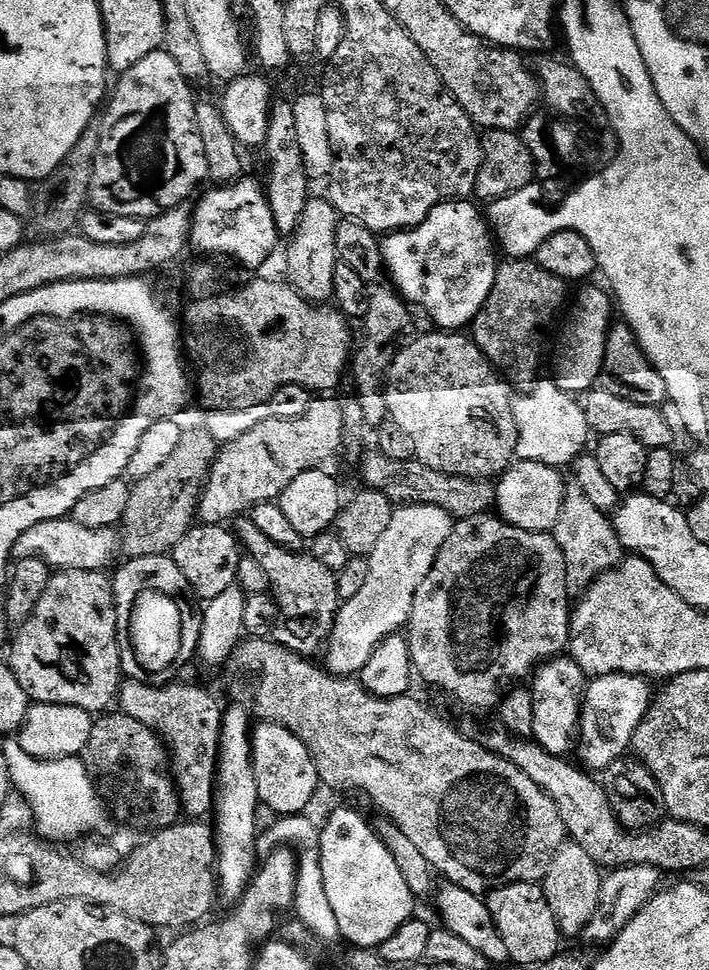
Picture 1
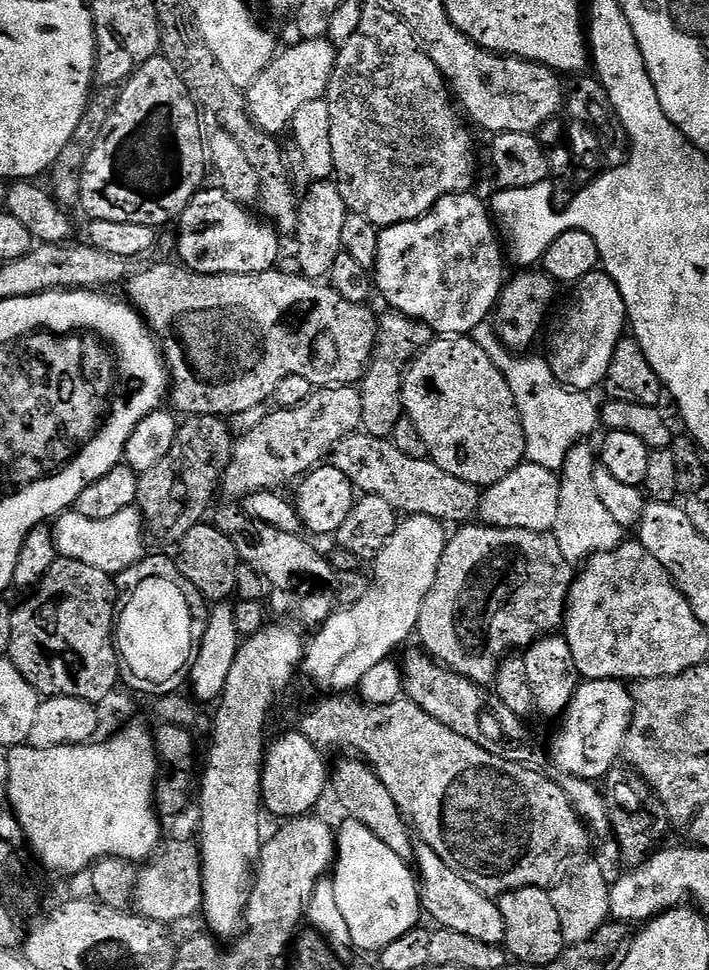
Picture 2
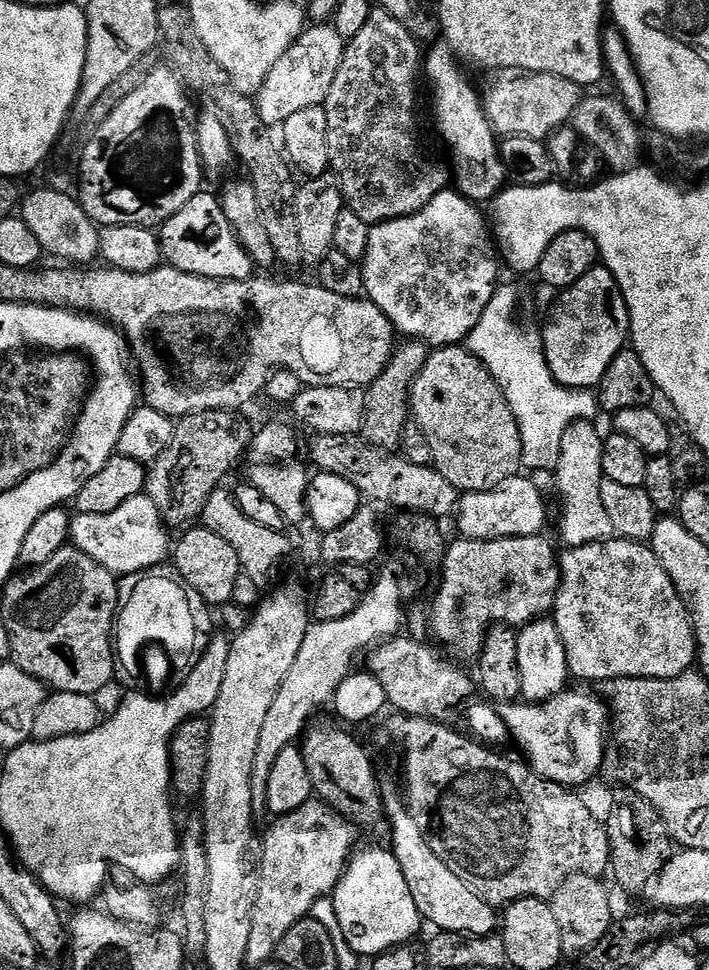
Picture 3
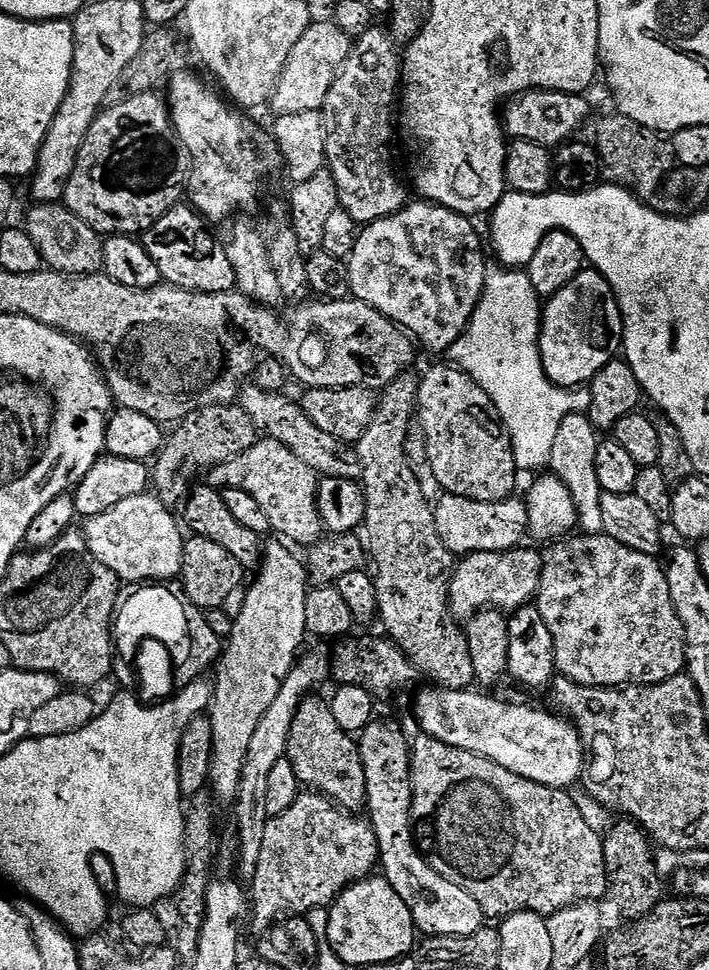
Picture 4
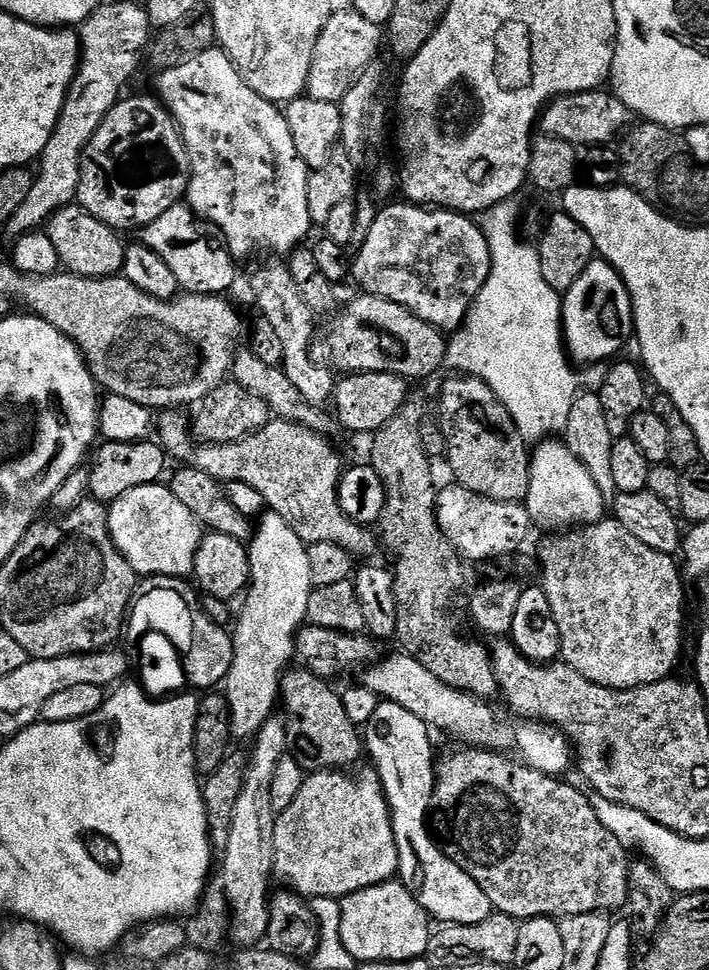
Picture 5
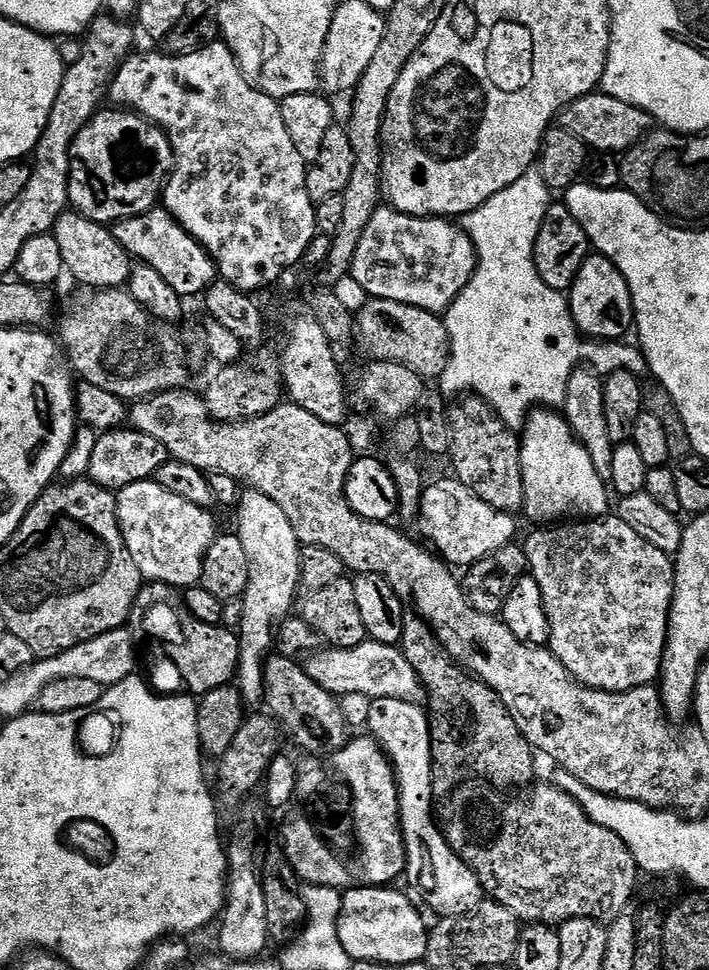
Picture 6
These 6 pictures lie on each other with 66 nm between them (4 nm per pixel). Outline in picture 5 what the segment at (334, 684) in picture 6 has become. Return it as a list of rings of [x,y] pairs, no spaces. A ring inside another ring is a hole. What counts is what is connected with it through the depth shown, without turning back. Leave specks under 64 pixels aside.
[[[397,653],[387,655],[370,666],[364,674],[368,675],[362,680],[363,687],[370,689],[382,700],[400,704],[431,729],[455,732],[458,737],[470,741],[467,743],[491,751],[518,750],[524,755],[521,756],[523,763],[548,776],[563,777],[563,772],[568,767],[573,767],[573,745],[559,728],[554,728],[551,724],[541,724],[539,721],[518,719],[510,714],[506,716],[500,709],[484,702],[483,697],[446,686],[408,653]]]

